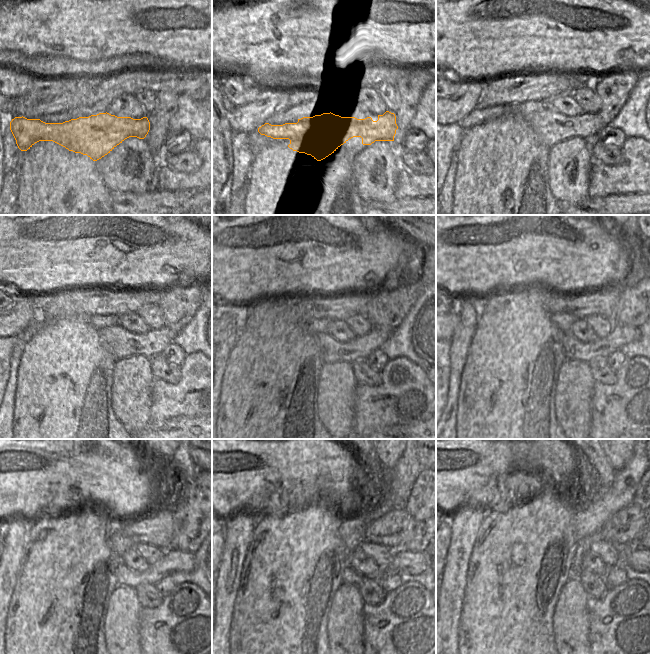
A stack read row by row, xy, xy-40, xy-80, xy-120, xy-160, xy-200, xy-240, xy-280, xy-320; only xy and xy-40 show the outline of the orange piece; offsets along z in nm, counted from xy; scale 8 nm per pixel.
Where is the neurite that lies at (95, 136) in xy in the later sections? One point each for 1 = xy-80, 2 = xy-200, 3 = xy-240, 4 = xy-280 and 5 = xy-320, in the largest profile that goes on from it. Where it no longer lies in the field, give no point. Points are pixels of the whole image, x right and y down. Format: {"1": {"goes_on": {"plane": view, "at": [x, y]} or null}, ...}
{"1": {"goes_on": {"plane": "xy-80", "at": [607, 127]}}, "2": {"goes_on": {"plane": "xy-200", "at": [620, 335]}}, "3": {"goes_on": {"plane": "xy-240", "at": [174, 560]}}, "4": {"goes_on": {"plane": "xy-280", "at": [413, 563]}}, "5": {"goes_on": {"plane": "xy-320", "at": [639, 559]}}}

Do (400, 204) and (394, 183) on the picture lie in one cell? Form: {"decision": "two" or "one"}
{"decision": "two"}

